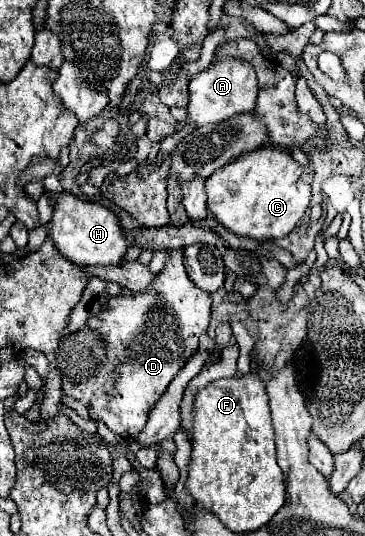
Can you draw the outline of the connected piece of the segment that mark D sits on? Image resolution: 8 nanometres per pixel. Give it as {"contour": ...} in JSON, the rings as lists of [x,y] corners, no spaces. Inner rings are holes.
{"contour":[[[169,249],[169,259],[163,271],[155,275],[155,283],[145,291],[123,289],[101,307],[99,315],[87,319],[85,327],[99,331],[107,343],[107,363],[91,379],[63,379],[61,389],[83,403],[91,419],[103,421],[111,431],[123,437],[139,435],[159,395],[197,351],[199,339],[209,327],[209,317],[211,295],[197,289],[187,277],[183,249]],[[117,337],[119,341],[115,343]]]}

